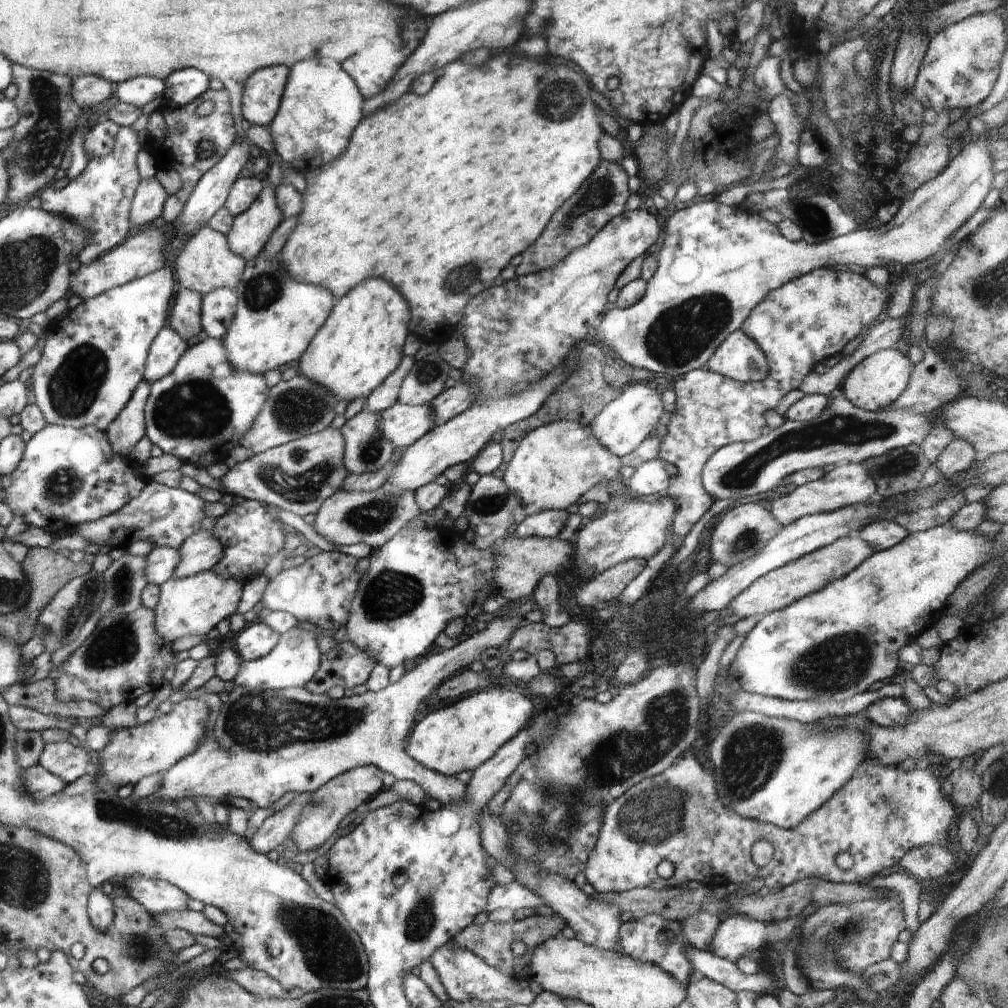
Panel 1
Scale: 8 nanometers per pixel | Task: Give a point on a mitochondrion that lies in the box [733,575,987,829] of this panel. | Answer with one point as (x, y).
(844, 660)

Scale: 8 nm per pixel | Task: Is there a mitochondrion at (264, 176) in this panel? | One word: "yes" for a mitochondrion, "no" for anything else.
no

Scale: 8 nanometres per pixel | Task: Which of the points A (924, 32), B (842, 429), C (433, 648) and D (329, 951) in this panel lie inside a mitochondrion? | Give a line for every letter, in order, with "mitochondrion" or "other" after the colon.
A: other
B: mitochondrion
C: other
D: mitochondrion

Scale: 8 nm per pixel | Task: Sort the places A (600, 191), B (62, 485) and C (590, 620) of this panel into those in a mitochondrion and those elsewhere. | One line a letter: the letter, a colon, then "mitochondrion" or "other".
A: mitochondrion
B: mitochondrion
C: other

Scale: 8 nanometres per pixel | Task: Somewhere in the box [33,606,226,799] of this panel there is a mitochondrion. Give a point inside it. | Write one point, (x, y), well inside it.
(116, 646)

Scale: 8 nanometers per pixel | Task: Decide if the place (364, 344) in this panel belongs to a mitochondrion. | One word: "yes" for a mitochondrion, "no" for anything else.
no

